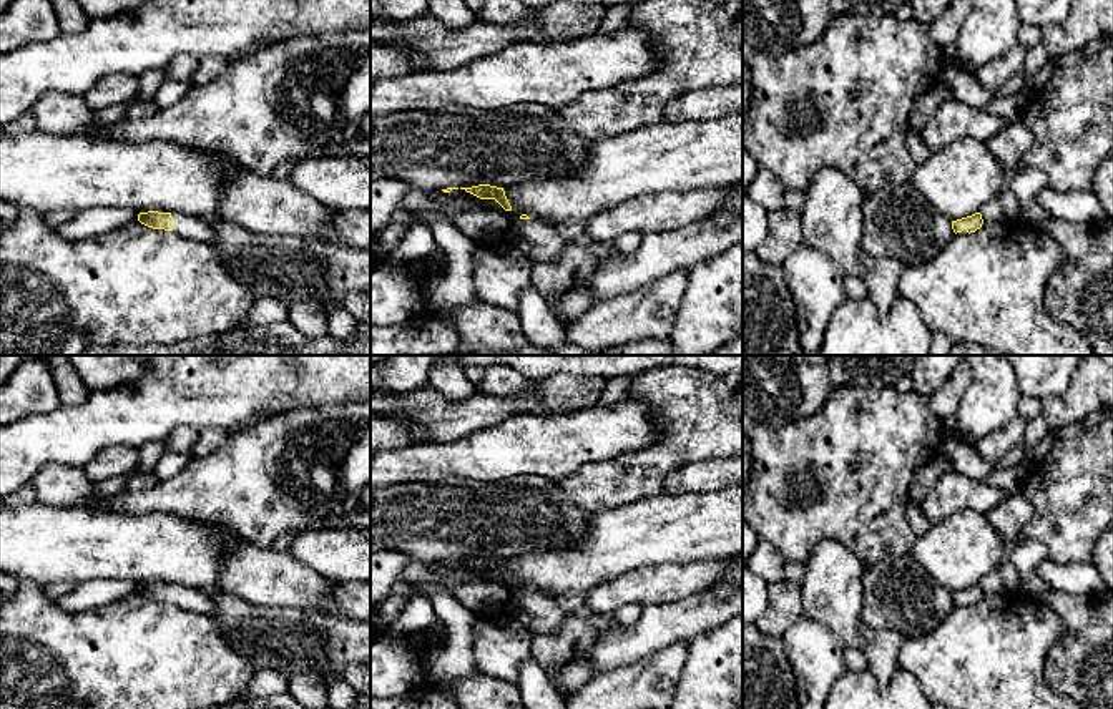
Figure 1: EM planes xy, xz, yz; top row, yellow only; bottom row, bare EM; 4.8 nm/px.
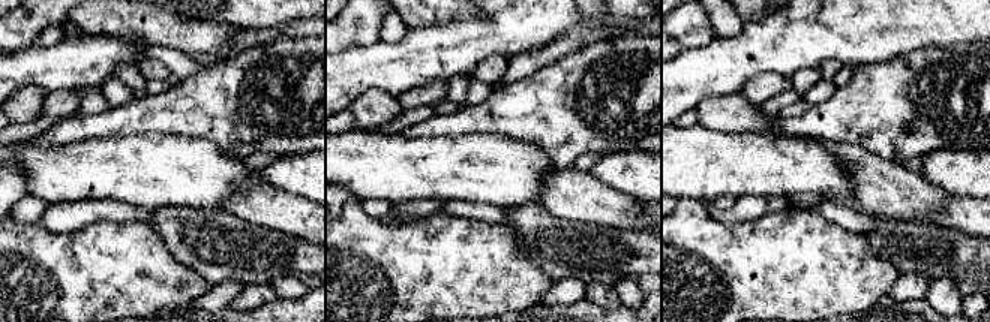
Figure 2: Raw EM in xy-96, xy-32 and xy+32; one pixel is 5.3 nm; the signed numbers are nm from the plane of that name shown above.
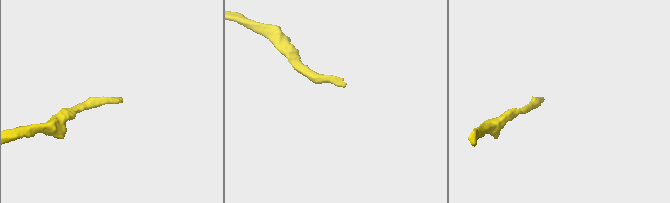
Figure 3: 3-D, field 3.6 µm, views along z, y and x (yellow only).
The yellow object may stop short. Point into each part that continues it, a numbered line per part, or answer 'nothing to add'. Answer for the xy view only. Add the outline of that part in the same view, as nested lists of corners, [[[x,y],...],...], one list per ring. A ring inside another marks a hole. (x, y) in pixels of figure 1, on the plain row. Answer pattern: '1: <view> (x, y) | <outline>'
1: xy (193, 600) | [[[171,584],[173,604],[213,618],[216,606],[206,589]]]

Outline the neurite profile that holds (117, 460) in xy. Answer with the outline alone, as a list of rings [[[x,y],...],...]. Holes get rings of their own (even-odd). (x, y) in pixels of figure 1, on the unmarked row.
[[[111,447],[103,453],[96,455],[88,465],[85,465],[85,472],[96,483],[106,478],[123,475],[138,467],[140,462],[140,448],[133,447]]]

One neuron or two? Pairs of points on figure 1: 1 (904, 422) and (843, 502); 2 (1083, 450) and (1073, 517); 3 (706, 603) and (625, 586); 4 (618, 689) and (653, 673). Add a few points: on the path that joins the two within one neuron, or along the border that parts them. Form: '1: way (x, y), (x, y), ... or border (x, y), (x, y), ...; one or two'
1: way (884, 442), (849, 482); one
2: way (1083, 467), (1083, 485), (1073, 500); one
3: border (711, 586), (680, 600), (648, 605); two
4: way (627, 689), (645, 681); one

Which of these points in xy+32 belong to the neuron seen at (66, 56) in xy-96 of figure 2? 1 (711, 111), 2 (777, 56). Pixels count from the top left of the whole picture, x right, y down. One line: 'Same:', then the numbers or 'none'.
Same: 2

